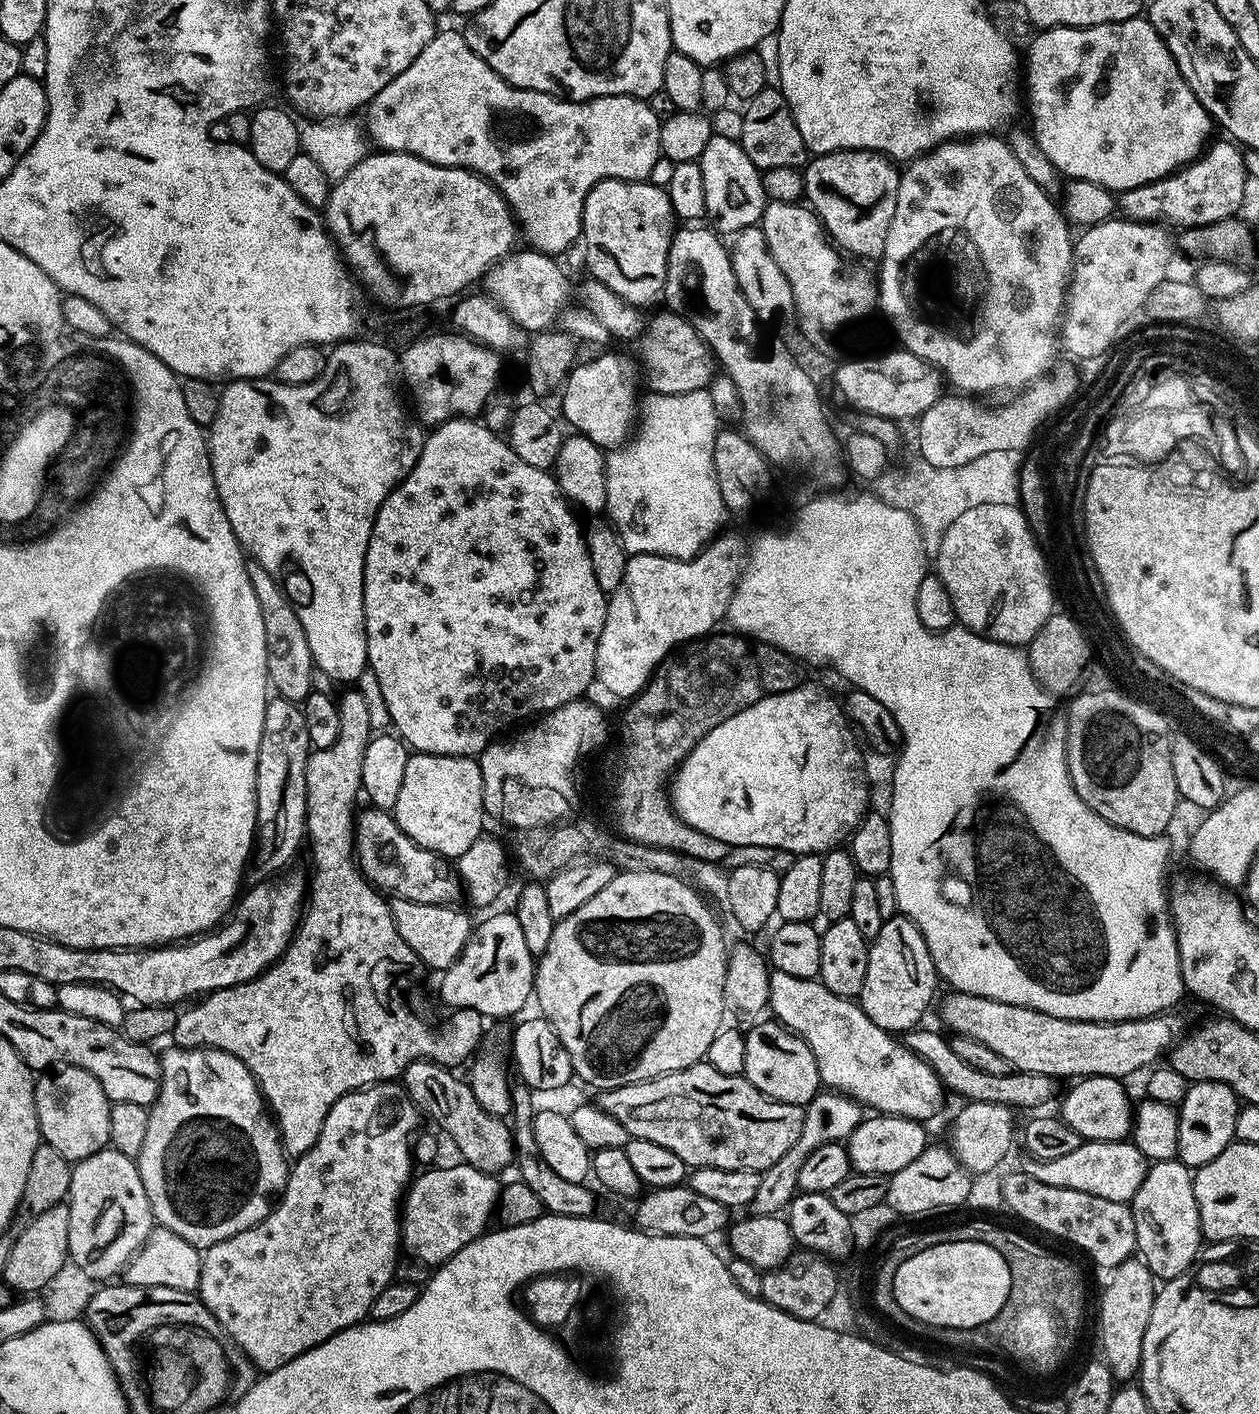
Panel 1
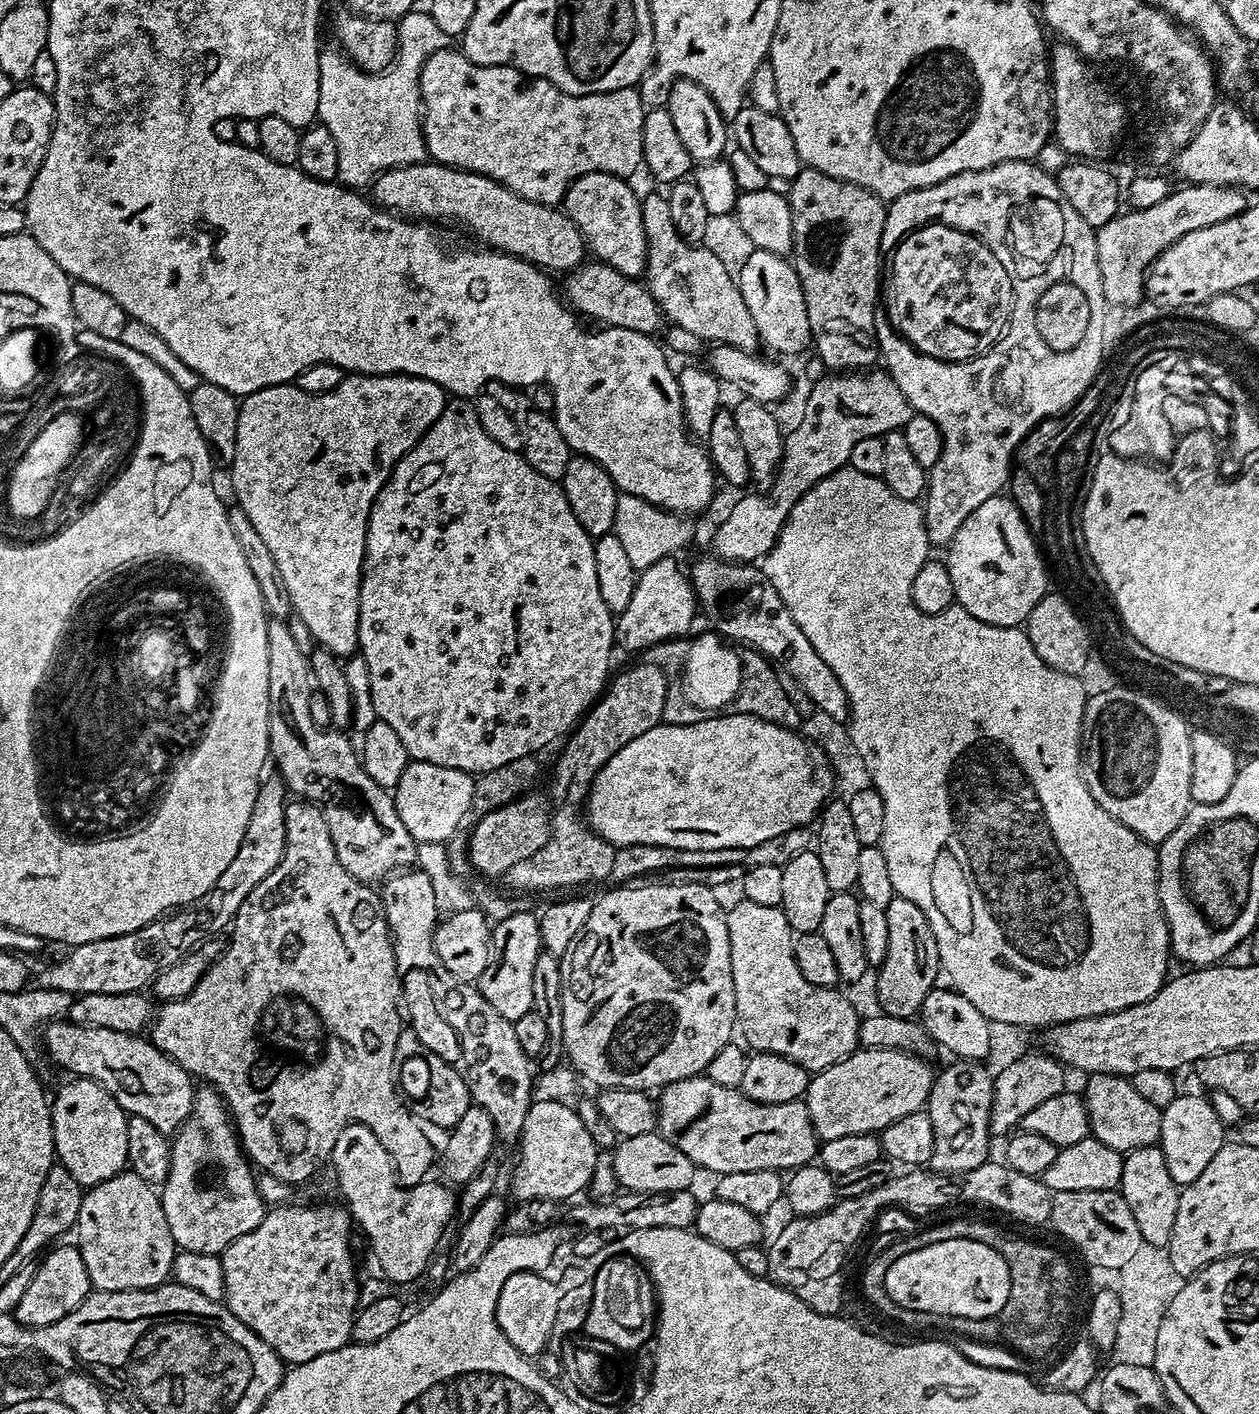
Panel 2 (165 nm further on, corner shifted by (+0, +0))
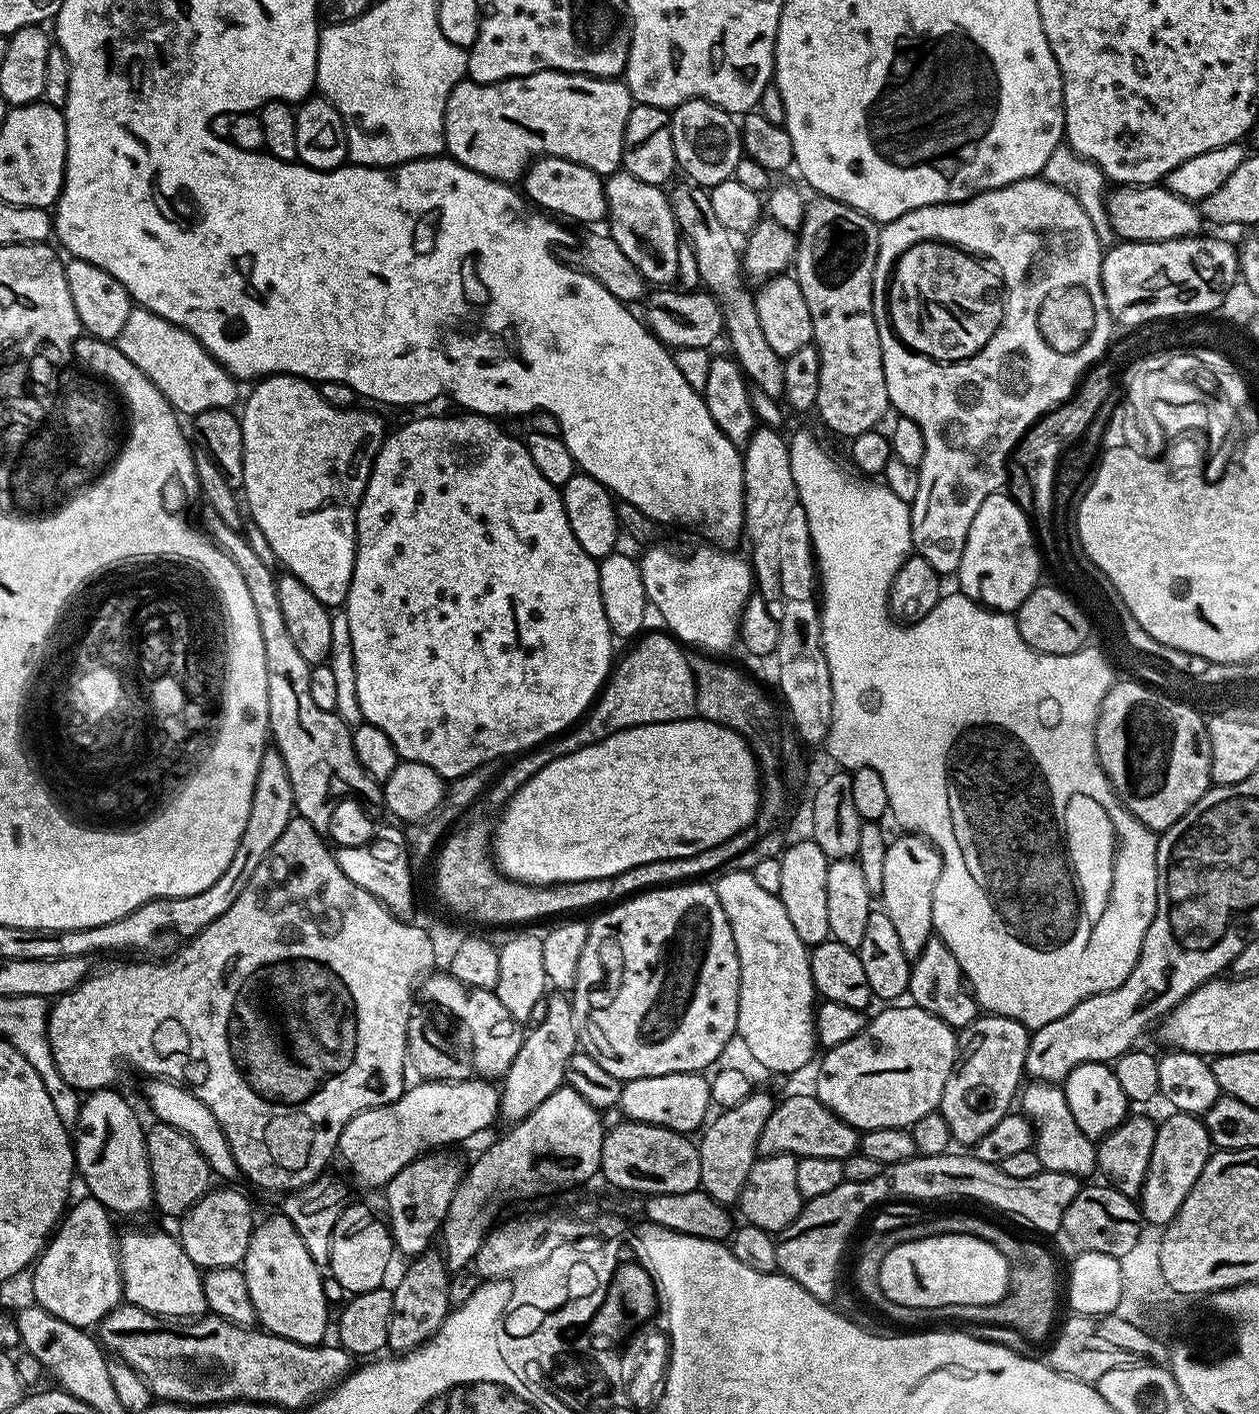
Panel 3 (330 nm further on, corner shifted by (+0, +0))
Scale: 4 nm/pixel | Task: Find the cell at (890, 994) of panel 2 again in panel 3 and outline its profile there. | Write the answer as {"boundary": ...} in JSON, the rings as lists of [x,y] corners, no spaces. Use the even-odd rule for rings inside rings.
{"boundary":[[[900,834],[900,837],[889,843],[886,850],[886,863],[884,863],[882,873],[882,890],[878,893],[878,900],[882,903],[882,910],[886,914],[886,918],[890,918],[890,922],[894,925],[894,930],[898,933],[902,945],[902,951],[906,954],[909,962],[916,959],[918,954],[922,954],[922,950],[926,946],[928,940],[933,939],[934,929],[932,927],[932,919],[934,918],[934,890],[938,886],[938,878],[942,874],[942,858],[940,851],[930,843],[930,841],[919,834]]]}

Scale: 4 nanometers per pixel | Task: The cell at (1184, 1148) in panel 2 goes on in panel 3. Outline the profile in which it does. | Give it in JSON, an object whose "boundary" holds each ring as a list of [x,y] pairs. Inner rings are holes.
{"boundary":[[[1177,1111],[1168,1115],[1172,1116],[1166,1117],[1164,1121],[1161,1119],[1156,1129],[1154,1154],[1150,1154],[1146,1182],[1138,1197],[1141,1217],[1152,1226],[1172,1223],[1182,1202],[1186,1202],[1186,1194],[1190,1194],[1190,1186],[1198,1182],[1202,1166],[1206,1166],[1214,1151],[1212,1139],[1201,1117]]]}

